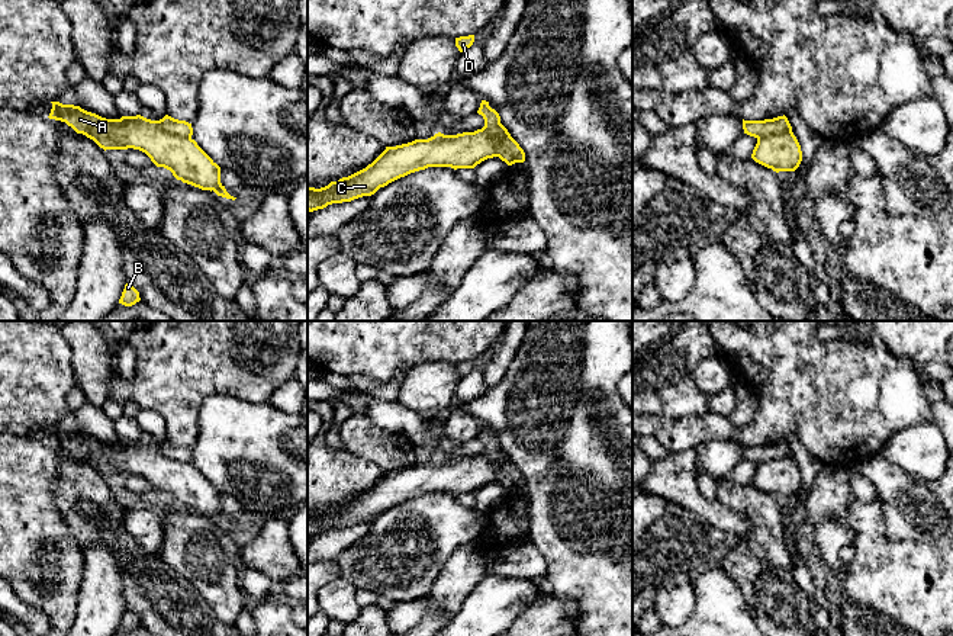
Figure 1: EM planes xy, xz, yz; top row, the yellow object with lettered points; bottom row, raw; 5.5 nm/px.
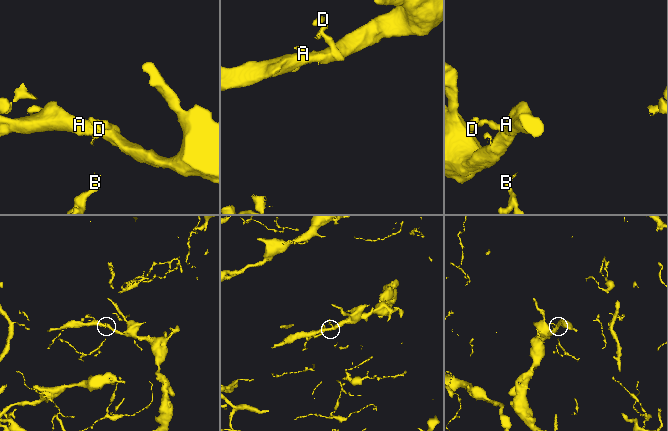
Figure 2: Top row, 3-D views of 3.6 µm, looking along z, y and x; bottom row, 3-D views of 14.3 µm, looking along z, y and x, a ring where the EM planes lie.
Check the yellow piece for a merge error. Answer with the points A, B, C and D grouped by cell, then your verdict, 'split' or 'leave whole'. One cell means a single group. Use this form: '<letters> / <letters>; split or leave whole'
A C / B D; split

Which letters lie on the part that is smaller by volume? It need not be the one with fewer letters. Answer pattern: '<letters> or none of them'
B, D

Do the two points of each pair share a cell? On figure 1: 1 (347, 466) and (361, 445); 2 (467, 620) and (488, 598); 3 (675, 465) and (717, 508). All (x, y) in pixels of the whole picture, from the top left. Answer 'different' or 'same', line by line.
1: different
2: same
3: same

